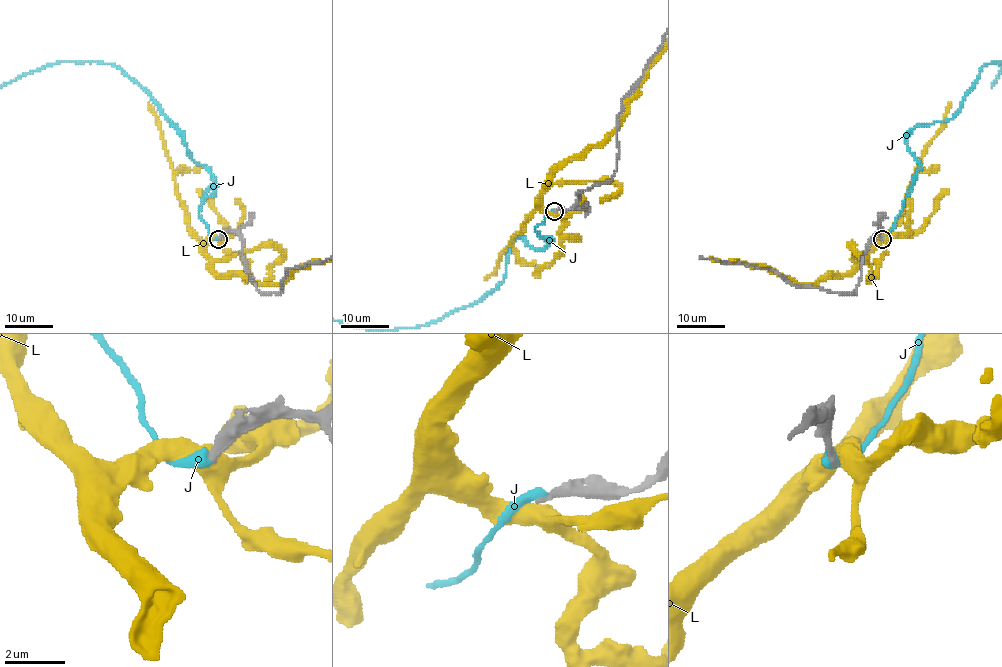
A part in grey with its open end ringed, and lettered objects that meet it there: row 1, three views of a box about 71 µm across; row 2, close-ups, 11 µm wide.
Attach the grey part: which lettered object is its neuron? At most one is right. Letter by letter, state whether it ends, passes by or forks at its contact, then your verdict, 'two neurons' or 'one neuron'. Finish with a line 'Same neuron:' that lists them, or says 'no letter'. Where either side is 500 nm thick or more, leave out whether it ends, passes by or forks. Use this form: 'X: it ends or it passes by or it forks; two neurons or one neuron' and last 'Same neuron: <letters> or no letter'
J: it ends; two neurons
L: it forks; two neurons
Same neuron: no letter

